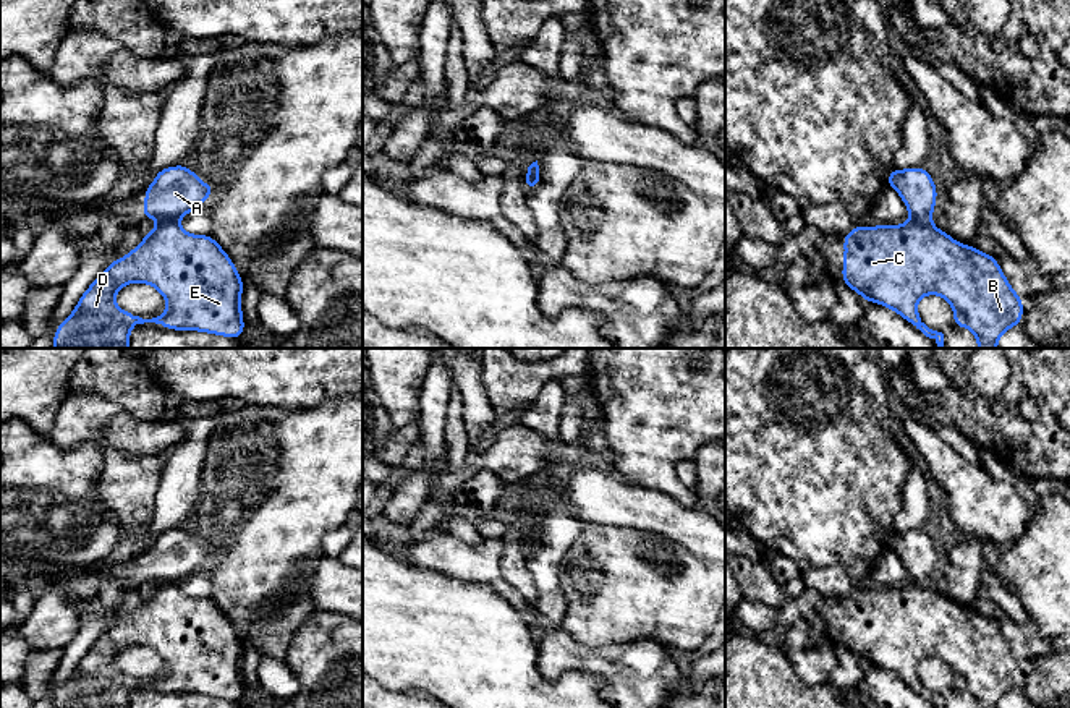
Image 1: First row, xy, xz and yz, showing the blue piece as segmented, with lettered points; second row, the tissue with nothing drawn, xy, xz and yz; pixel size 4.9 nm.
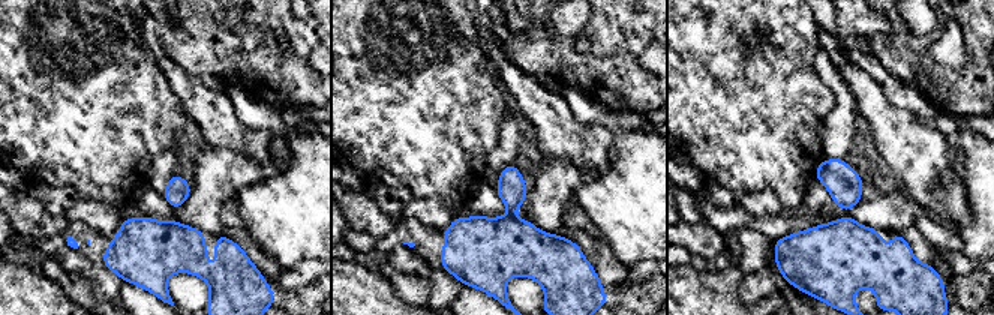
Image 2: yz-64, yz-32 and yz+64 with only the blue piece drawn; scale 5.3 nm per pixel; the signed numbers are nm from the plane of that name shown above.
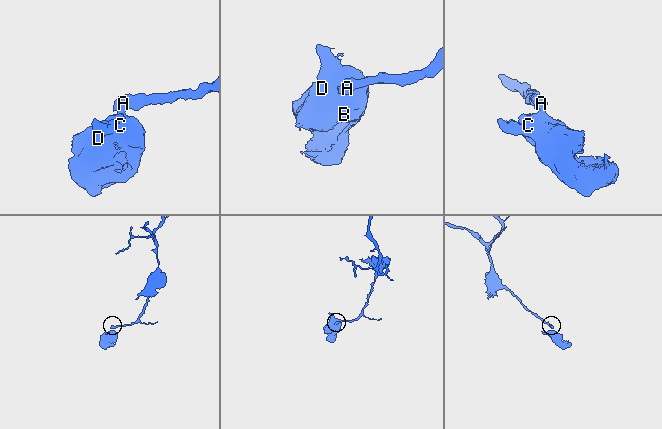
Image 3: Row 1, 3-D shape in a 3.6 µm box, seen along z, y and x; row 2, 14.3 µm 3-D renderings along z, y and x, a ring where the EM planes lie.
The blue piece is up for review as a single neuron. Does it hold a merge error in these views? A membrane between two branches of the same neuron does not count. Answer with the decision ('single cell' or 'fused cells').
fused cells

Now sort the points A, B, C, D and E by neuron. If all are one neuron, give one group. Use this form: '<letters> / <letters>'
A / B C D E

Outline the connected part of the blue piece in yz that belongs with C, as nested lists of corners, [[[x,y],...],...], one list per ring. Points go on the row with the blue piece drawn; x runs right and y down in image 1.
[[[910,220],[902,225],[855,225],[842,237],[845,245],[842,282],[864,298],[898,313],[926,337],[944,348],[944,334],[929,329],[916,305],[924,295],[939,295],[953,308],[953,326],[968,327],[978,348],[997,348],[999,337],[1023,321],[1023,298],[1005,279],[997,259],[974,246],[965,246],[931,222]]]

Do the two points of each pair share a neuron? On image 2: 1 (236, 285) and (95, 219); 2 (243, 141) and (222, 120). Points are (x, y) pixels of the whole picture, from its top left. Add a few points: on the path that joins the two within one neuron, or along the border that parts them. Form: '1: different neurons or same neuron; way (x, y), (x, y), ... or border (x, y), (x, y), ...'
1: different neurons; border (123, 219), (111, 239), (84, 224)
2: same neuron; way (239, 137), (227, 125)

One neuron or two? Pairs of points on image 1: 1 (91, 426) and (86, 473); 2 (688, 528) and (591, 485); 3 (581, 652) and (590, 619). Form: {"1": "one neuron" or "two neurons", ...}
{"1": "two neurons", "2": "one neuron", "3": "two neurons"}

